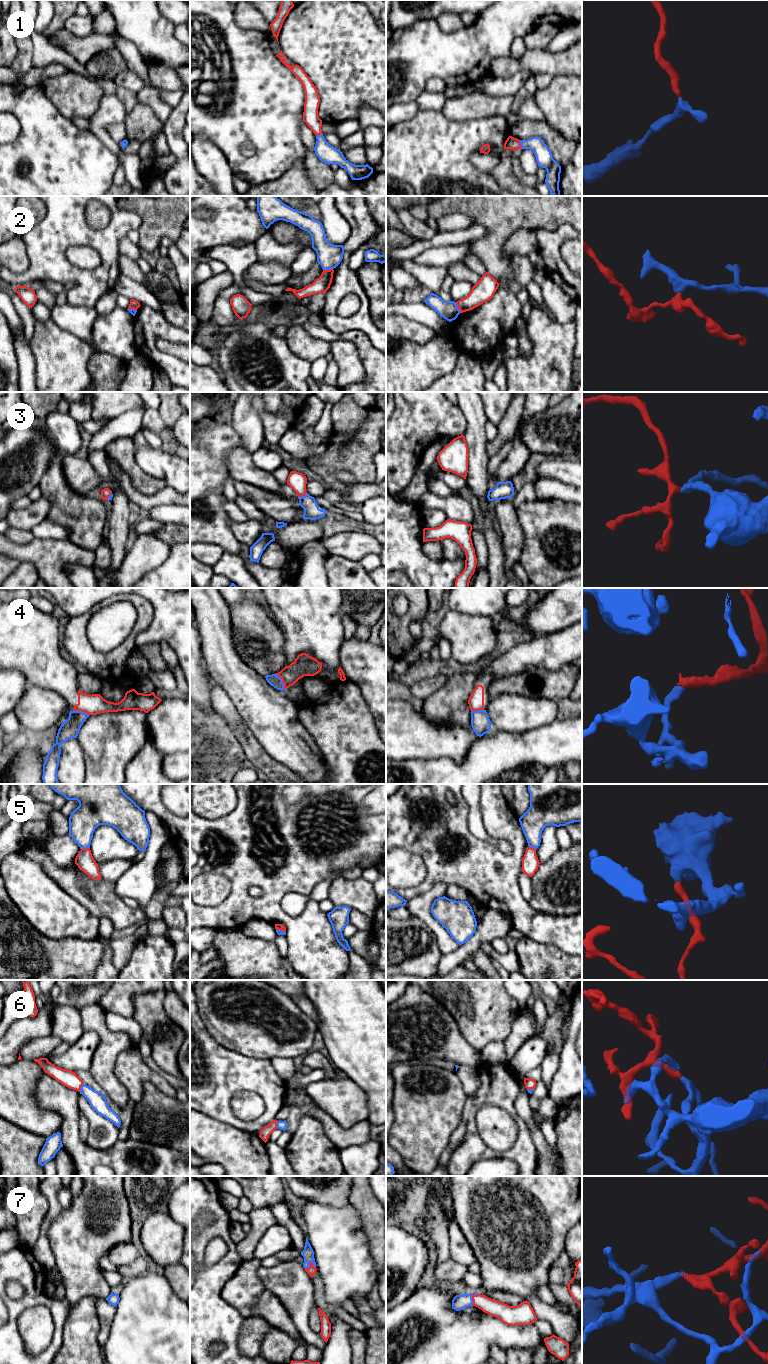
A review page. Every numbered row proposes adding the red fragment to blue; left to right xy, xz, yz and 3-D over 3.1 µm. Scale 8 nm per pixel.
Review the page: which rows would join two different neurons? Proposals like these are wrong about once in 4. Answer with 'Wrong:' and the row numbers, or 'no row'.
Wrong: 2, 4, 5

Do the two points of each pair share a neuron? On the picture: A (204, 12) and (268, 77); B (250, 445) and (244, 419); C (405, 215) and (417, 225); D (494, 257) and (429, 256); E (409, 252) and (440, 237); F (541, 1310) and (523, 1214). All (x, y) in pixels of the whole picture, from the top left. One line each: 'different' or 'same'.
A: same
B: same
C: same
D: different
E: same
F: same

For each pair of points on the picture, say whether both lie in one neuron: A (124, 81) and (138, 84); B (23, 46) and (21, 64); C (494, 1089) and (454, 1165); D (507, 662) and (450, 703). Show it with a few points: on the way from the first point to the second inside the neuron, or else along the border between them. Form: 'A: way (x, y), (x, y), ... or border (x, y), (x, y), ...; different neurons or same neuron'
A: way (127, 81), (132, 81), (135, 84); same neuron
B: way (23, 50), (23, 60); same neuron
C: way (474, 1106), (471, 1109), (471, 1145); same neuron
D: border (475, 674), (474, 689), (468, 700), (469, 709); different neurons

